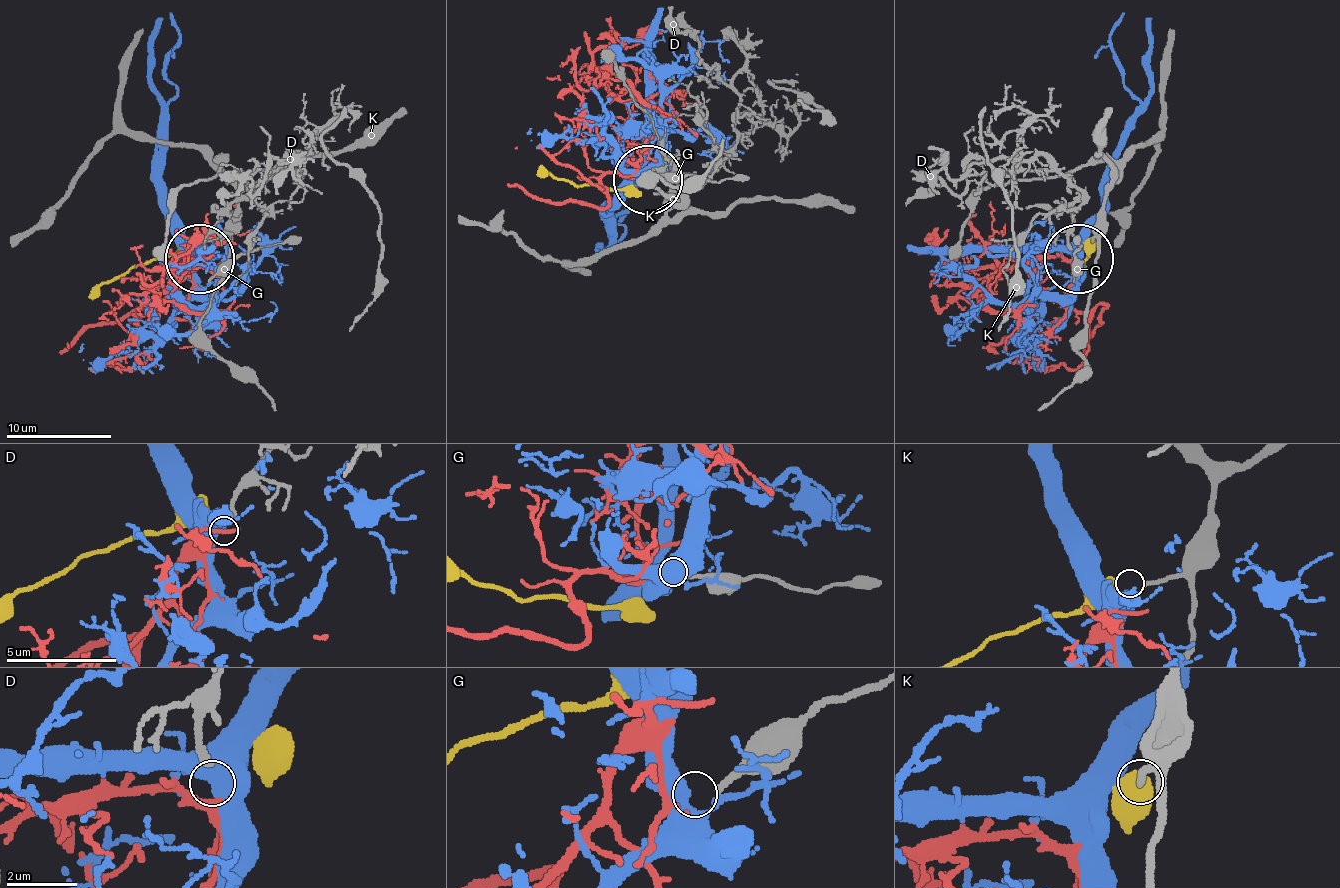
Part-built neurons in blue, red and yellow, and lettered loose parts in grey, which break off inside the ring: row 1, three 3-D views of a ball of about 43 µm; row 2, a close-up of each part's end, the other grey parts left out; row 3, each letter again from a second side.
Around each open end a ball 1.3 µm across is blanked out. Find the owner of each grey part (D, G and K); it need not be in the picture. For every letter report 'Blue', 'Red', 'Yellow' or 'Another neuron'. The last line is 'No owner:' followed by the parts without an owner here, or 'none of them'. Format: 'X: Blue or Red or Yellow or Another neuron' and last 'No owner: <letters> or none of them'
D: Red
G: Another neuron
K: Yellow
No owner: G

